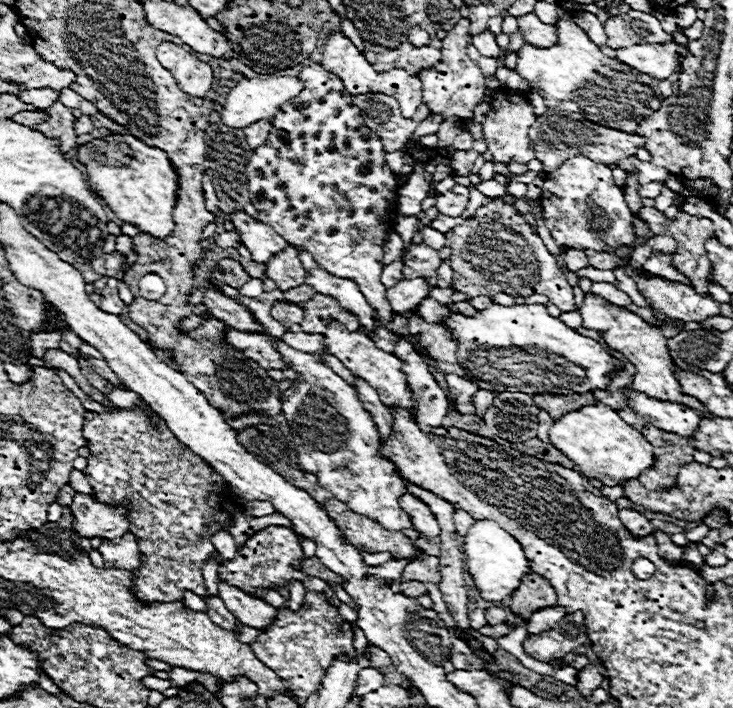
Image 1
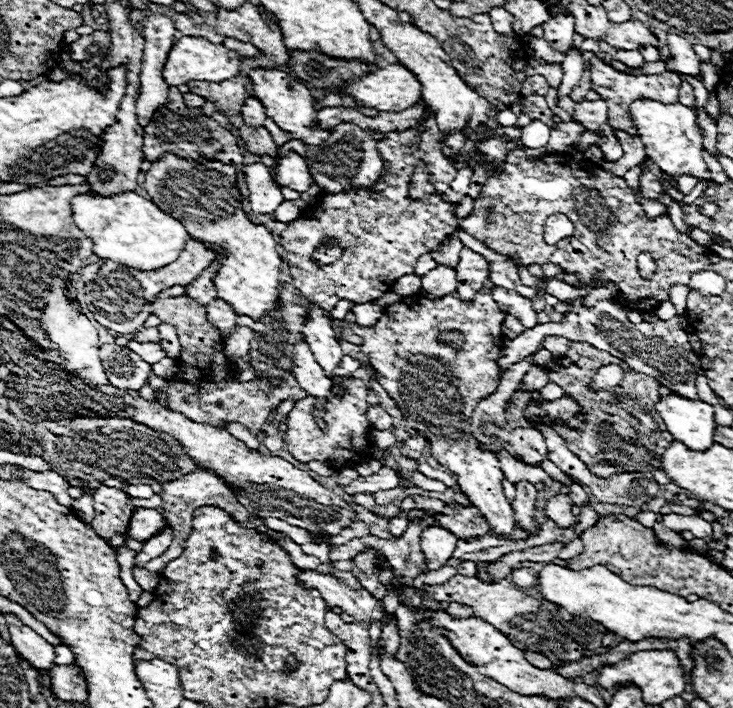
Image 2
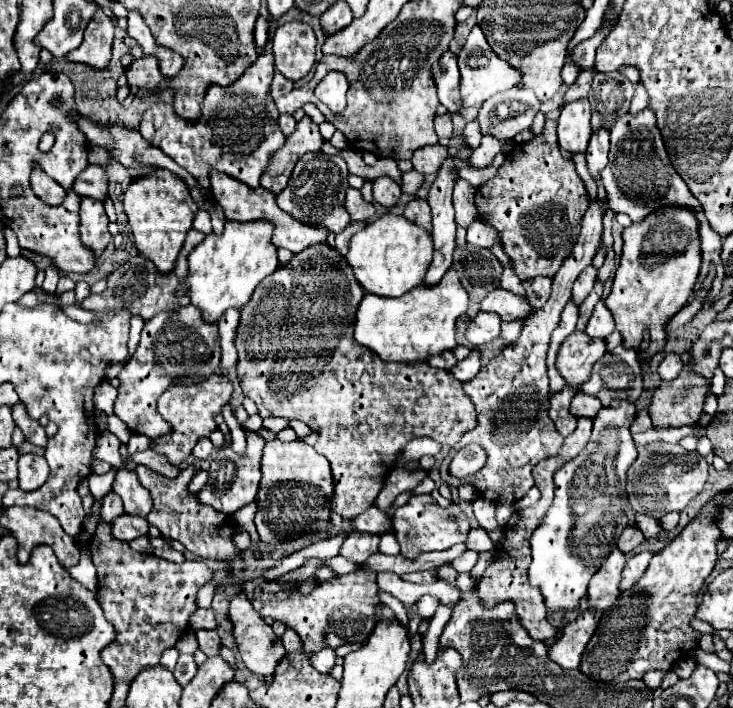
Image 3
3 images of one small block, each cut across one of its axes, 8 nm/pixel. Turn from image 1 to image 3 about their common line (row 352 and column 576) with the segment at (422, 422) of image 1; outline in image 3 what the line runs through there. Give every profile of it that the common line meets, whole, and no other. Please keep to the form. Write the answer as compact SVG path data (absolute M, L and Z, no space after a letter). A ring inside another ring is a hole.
M580 392L580 394L576 394L572 398L570 414L576 416L576 418L590 418L590 420L594 420L600 408L602 408L602 402L596 396L588 396L588 394Z

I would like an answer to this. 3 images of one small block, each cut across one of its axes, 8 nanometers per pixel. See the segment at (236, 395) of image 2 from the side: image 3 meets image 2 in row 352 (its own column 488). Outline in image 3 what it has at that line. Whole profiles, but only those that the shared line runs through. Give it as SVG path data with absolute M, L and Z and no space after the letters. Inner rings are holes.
M542 138L518 144L506 156L498 174L476 194L480 220L496 228L504 254L512 260L518 278L554 278L568 254L572 254L588 204L586 188L574 170L574 162L562 156L556 142Z

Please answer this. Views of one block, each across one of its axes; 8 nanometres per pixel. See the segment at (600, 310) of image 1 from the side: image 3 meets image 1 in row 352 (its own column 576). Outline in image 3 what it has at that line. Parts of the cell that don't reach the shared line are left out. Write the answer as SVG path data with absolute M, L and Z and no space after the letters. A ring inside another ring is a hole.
M582 612L576 622L570 622L564 628L562 638L556 640L550 646L550 650L548 650L550 660L554 660L562 668L570 668L570 670L578 668L580 666L580 658L582 658L582 654L586 650L586 644L590 642L592 634L598 628L596 618L598 618L598 614Z

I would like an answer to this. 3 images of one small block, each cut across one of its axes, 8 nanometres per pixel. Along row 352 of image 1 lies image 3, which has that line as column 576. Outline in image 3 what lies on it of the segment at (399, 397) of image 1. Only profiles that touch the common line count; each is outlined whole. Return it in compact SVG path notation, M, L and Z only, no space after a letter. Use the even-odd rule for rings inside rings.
M572 332L560 346L556 356L556 370L570 388L580 388L590 380L592 366L606 352L606 342L592 342L586 332Z

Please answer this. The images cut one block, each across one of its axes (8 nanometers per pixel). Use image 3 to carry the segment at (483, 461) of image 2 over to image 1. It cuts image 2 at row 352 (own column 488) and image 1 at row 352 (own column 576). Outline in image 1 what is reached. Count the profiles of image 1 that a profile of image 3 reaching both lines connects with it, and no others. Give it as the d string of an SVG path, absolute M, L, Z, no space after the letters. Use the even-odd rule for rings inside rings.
M234 330L224 332L224 342L234 346L236 350L244 352L250 360L258 362L266 370L284 370L286 364L278 356L278 352L272 348L270 340L266 336L250 336Z

